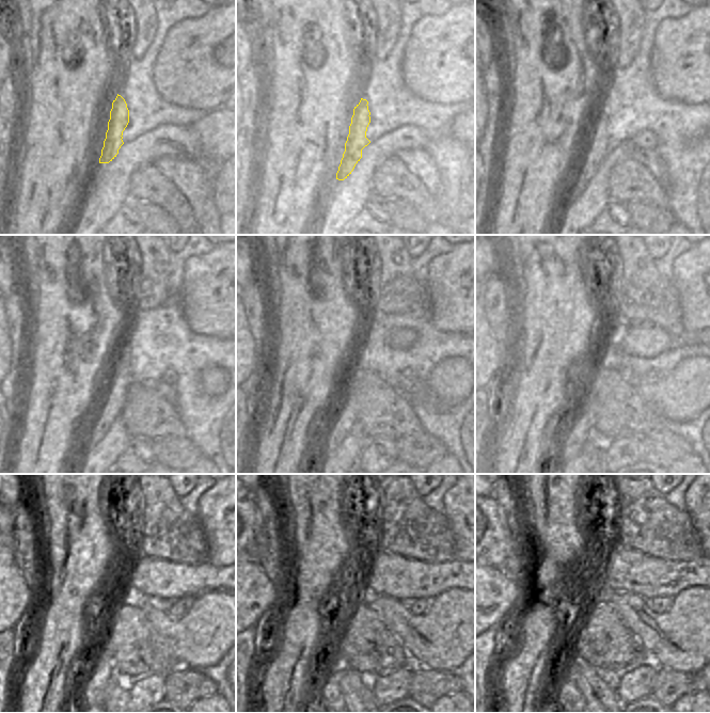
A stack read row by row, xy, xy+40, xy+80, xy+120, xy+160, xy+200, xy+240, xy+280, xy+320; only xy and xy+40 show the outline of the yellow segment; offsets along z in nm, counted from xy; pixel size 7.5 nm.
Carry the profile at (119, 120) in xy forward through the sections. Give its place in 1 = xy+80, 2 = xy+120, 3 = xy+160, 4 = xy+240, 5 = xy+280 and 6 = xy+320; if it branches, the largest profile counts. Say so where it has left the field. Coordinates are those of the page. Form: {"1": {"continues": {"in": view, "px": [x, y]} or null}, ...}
{"1": {"continues": {"in": "xy+80", "px": [598, 145]}}, "2": {"continues": {"in": "xy+120", "px": [115, 395]}}, "3": {"continues": {"in": "xy+160", "px": [341, 426]}}, "4": {"continues": {"in": "xy+240", "px": [91, 691]}}, "5": {"continues": {"in": "xy+280", "px": [328, 691]}}, "6": {"continues": {"in": "xy+320", "px": [565, 691]}}}

